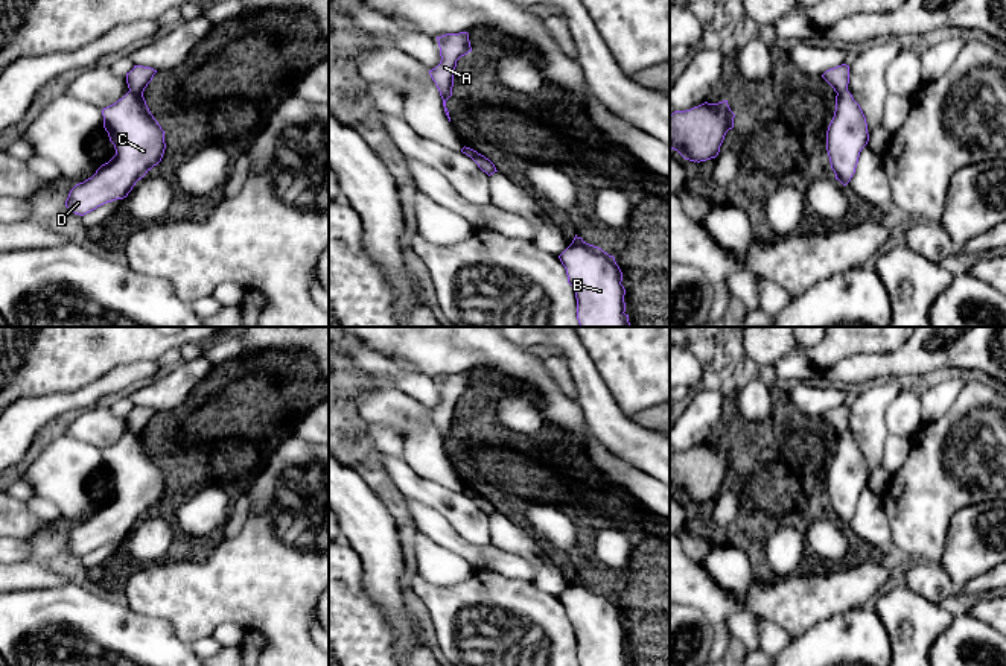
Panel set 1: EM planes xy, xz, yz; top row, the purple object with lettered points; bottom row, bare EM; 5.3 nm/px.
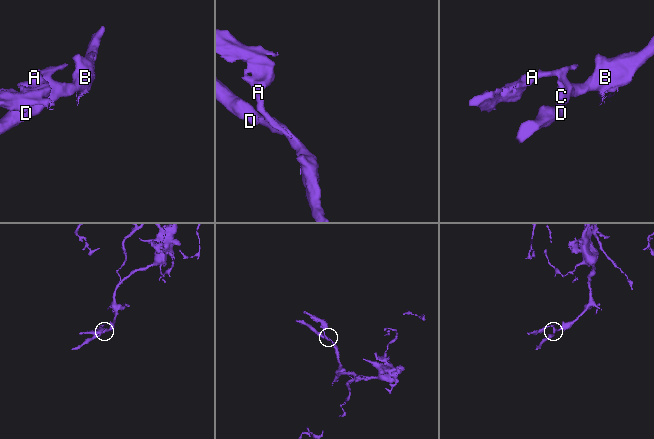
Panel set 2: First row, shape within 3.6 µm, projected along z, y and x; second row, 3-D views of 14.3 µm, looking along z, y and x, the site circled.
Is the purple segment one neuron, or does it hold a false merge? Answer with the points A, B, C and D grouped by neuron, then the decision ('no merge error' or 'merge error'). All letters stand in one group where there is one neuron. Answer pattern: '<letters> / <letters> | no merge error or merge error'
A / B C D | merge error

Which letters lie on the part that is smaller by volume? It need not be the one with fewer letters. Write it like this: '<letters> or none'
A

